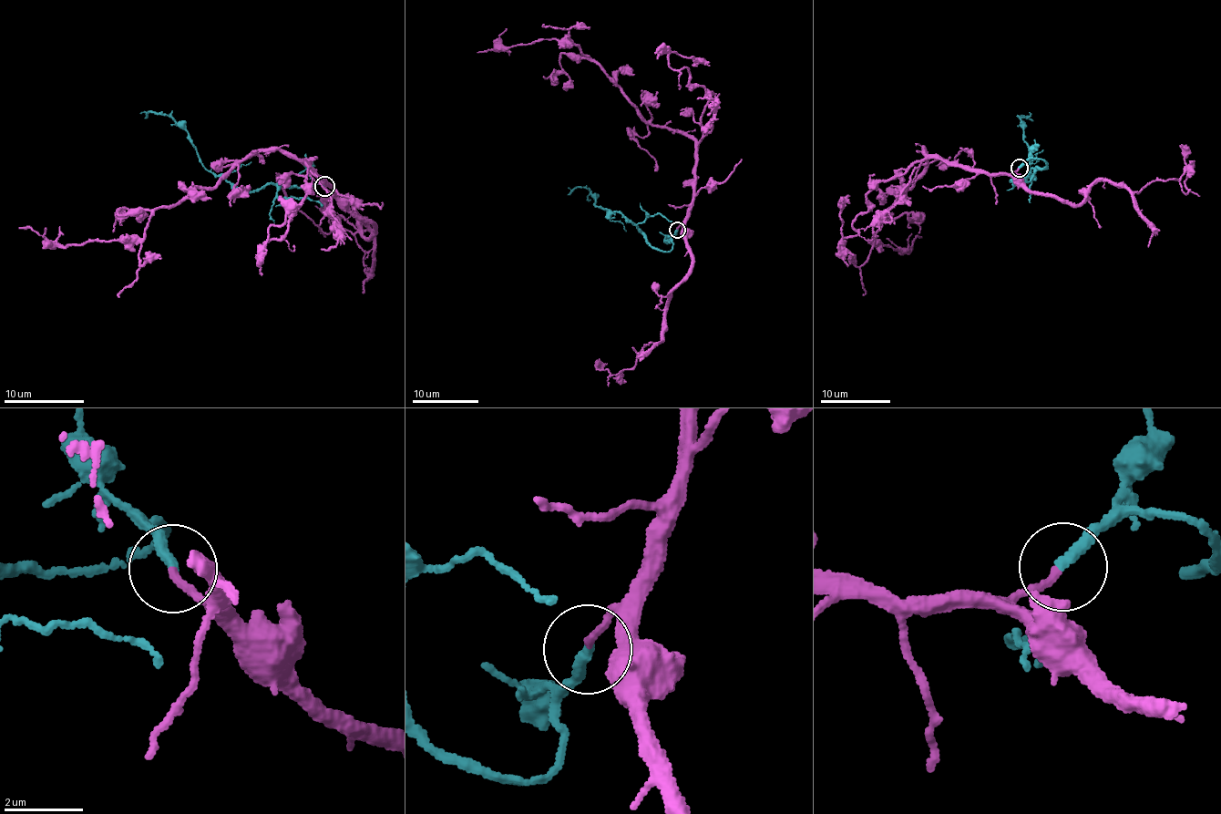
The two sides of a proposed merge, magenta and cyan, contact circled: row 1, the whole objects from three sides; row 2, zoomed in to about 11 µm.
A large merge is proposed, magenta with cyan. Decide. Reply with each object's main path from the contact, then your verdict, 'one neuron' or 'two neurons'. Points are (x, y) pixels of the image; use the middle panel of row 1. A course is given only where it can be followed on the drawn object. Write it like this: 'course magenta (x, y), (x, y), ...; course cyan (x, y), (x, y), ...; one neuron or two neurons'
course magenta (677, 230), (692, 200), (693, 140), (653, 127), (575, 44), (535, 40), (477, 52); course cyan (677, 230), (672, 239), (673, 247), (661, 251), (620, 213), (596, 206), (588, 188), (576, 189), (568, 195); one neuron

